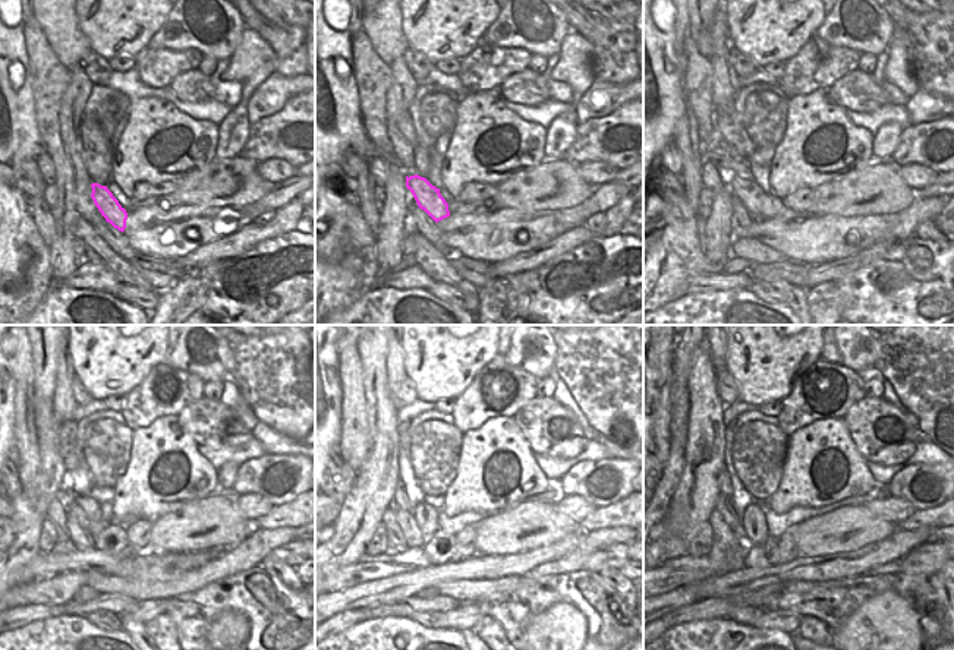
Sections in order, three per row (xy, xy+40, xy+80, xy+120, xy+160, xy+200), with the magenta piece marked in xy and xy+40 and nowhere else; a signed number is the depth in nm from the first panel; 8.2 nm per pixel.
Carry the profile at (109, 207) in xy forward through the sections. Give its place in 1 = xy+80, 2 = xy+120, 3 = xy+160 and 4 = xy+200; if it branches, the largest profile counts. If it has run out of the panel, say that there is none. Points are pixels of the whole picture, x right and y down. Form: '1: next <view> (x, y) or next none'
1: next xy+80 (752, 196)
2: next xy+120 (94, 527)
3: next xy+160 (400, 498)
4: next xy+200 (724, 483)

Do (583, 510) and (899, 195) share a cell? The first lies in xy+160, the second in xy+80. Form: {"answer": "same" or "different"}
{"answer": "different"}

